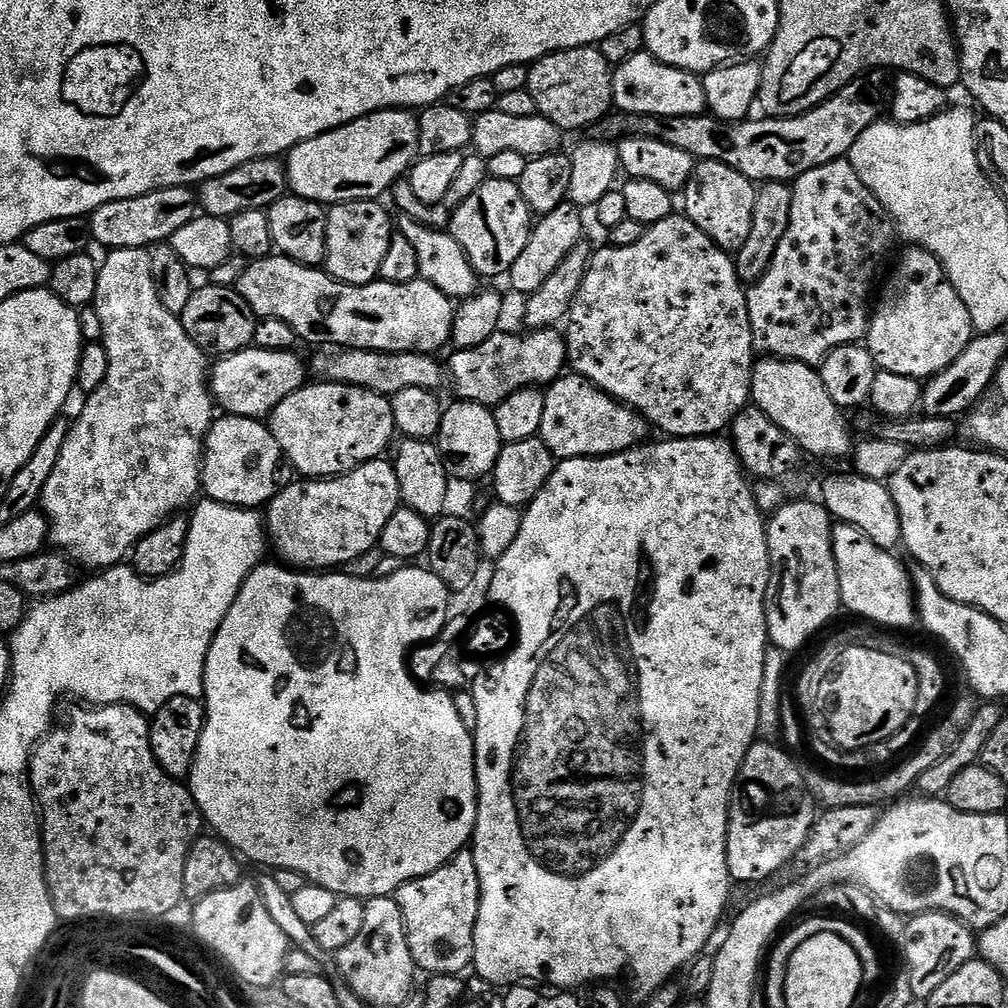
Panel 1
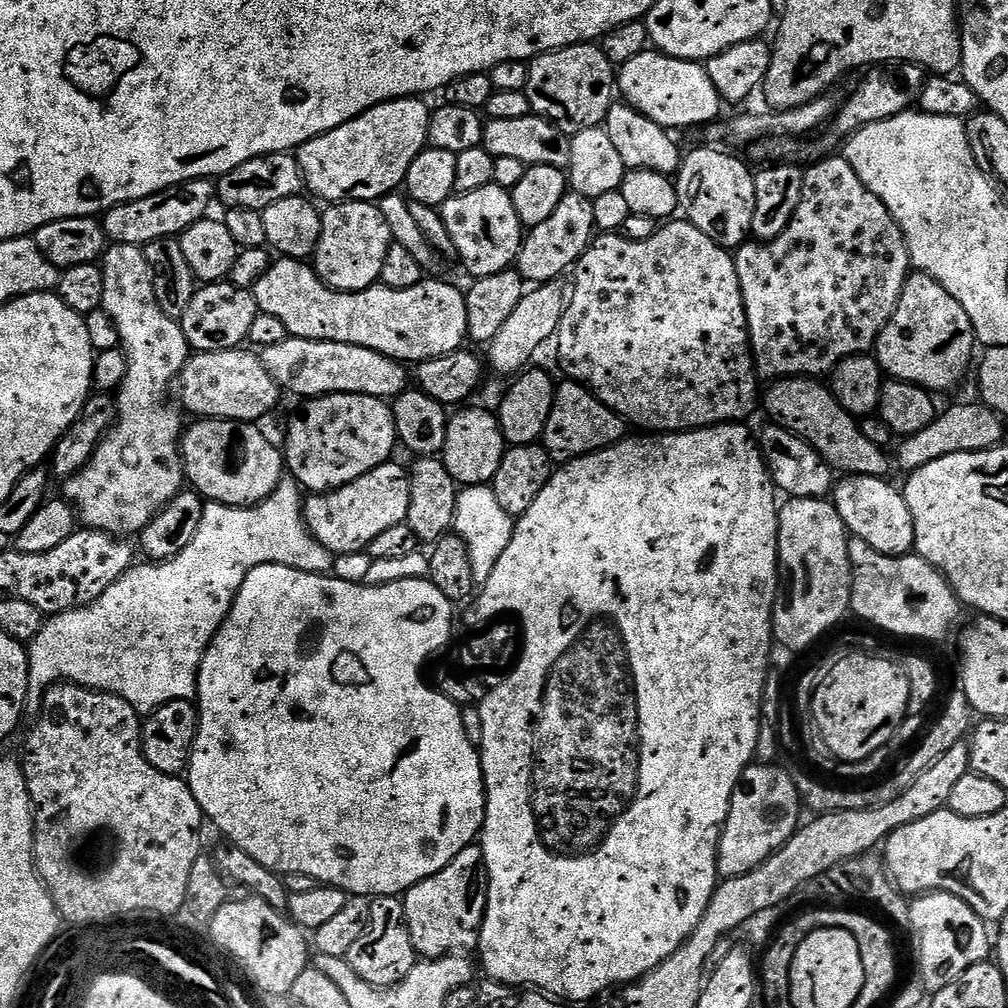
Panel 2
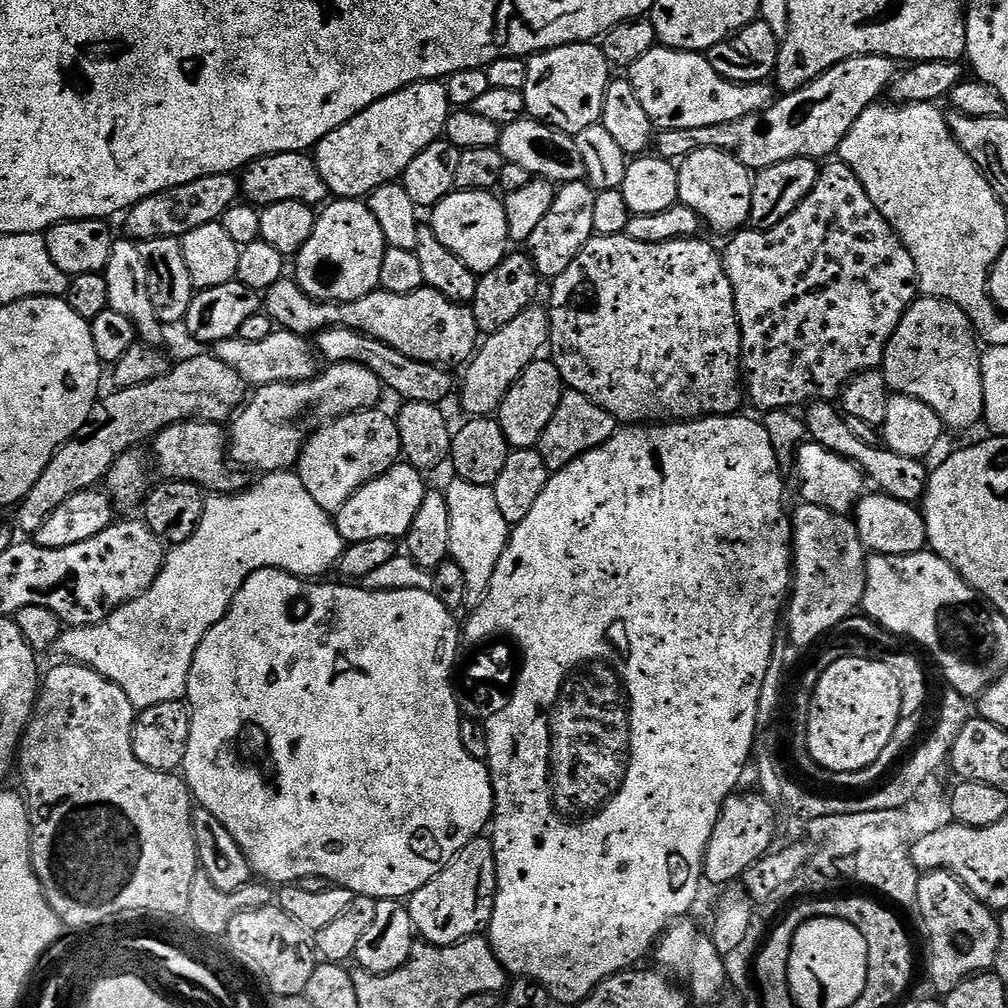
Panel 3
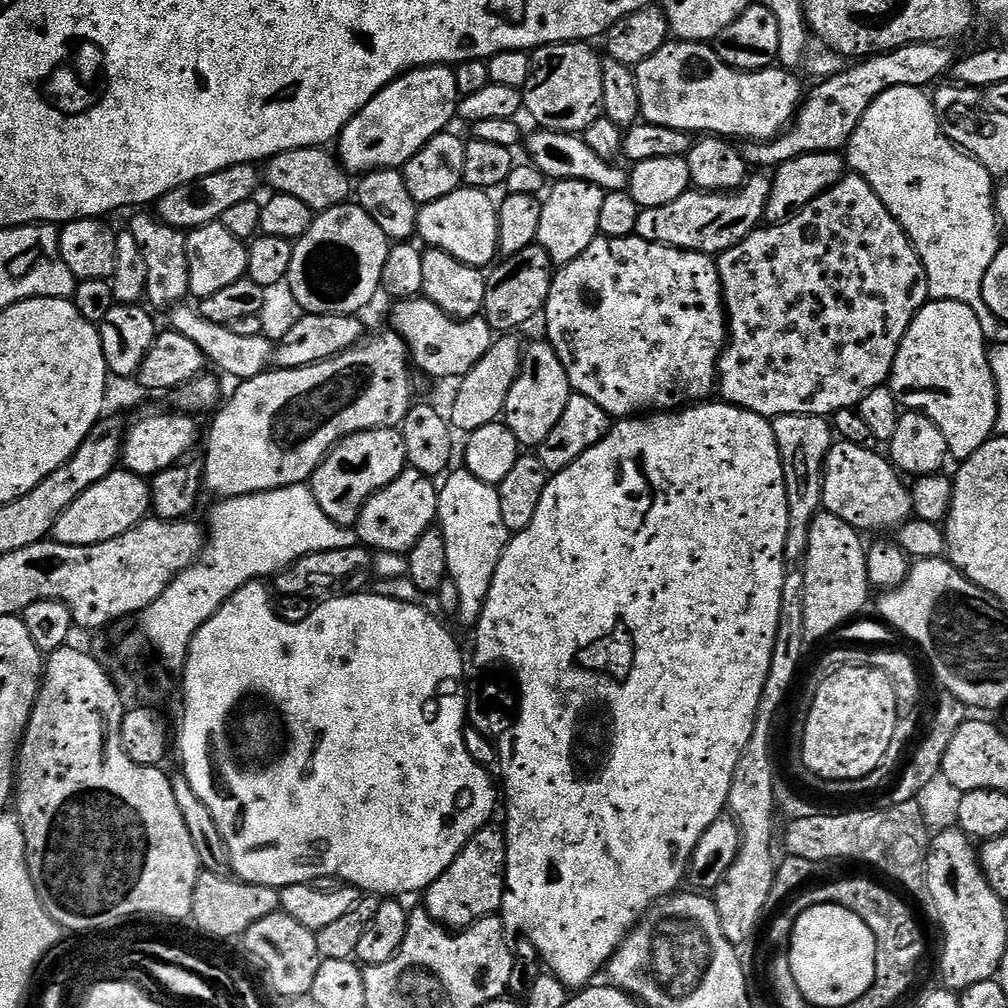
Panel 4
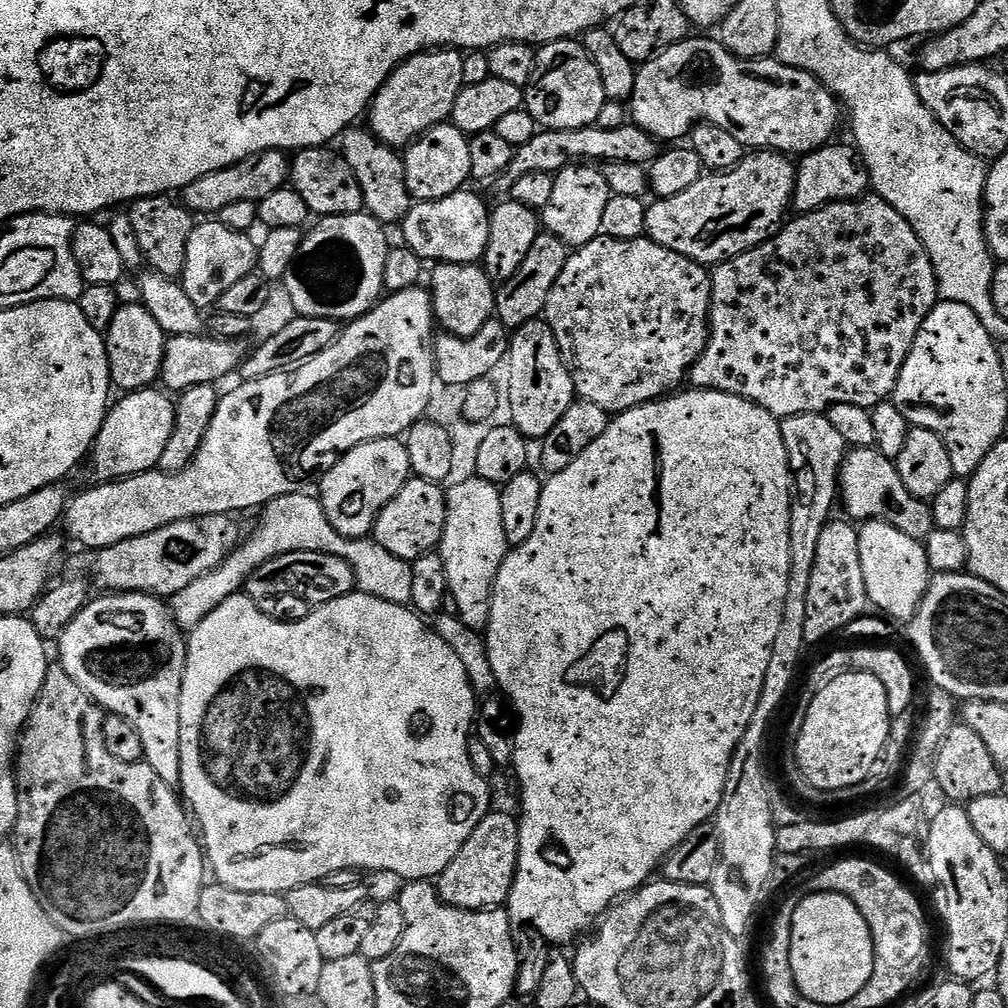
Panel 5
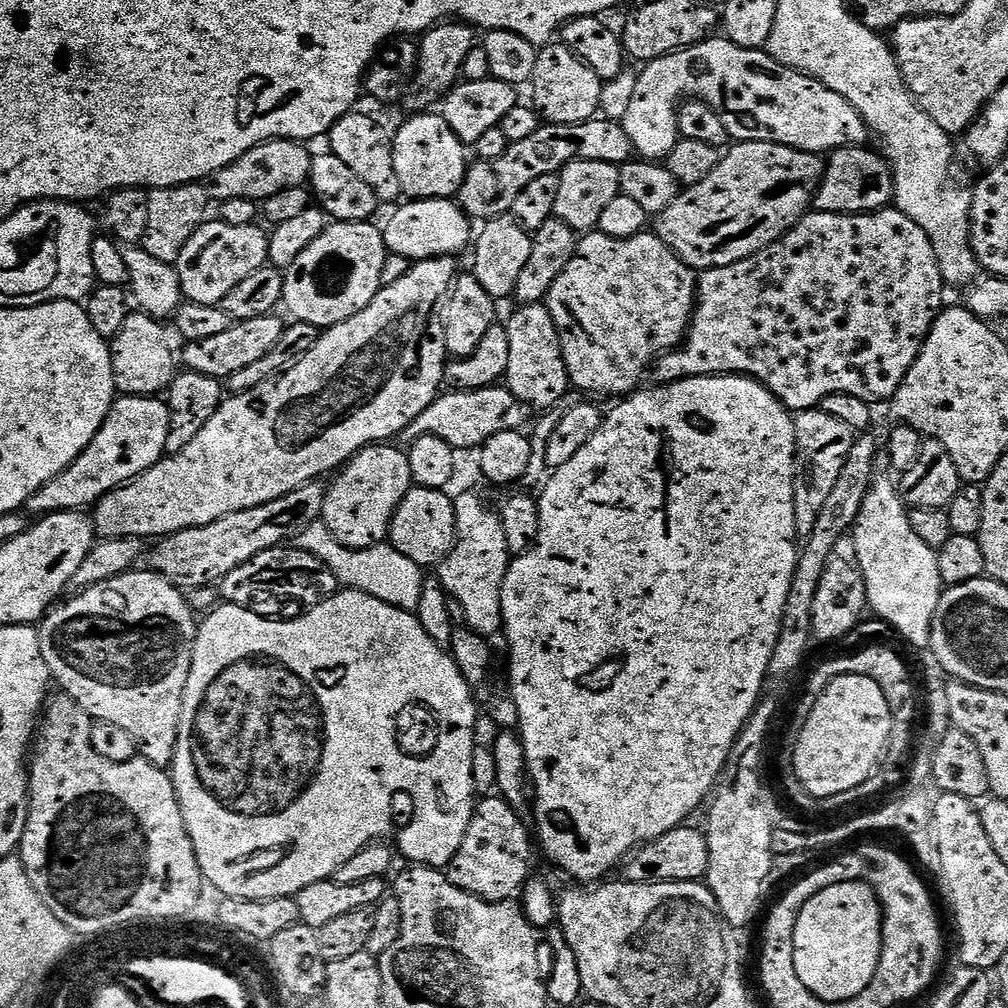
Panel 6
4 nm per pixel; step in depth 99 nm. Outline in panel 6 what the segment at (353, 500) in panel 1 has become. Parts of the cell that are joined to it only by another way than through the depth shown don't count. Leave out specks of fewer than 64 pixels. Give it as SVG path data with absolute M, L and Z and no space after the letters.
M414 486L408 491L406 498L402 498L402 502L396 507L396 513L392 515L392 524L388 528L388 540L392 547L398 550L398 554L406 554L406 558L410 558L410 562L414 562L425 570L431 570L431 568L435 569L448 557L450 550L454 546L454 542L456 541L456 502L447 497L442 488L417 488Z

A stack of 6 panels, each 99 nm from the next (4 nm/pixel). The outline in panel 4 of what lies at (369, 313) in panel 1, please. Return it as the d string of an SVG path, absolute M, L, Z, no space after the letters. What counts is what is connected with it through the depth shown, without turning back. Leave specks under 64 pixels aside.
M417 298L401 300L393 303L391 331L398 333L407 344L410 360L428 376L436 380L452 380L466 375L471 368L490 350L494 333L490 325L484 321L483 315L469 320L456 320L446 315L434 302Z

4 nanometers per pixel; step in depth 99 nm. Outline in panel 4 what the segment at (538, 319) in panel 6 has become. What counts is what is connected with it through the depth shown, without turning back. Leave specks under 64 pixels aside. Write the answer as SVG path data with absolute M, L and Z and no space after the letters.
M547 342L532 344L529 348L527 345L520 357L520 373L506 398L502 423L525 449L539 449L540 444L546 442L550 430L554 430L558 418L562 418L562 410L566 410L566 402L572 395L570 378L566 378L566 370L552 345Z

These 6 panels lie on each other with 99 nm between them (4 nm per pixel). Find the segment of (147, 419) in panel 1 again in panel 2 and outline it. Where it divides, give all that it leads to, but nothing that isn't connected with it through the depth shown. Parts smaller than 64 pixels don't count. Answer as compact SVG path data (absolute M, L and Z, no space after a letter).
M112 244L102 257L102 307L114 322L120 335L120 347L126 358L126 378L114 393L114 423L100 439L94 454L72 476L63 481L63 499L76 511L79 523L93 532L106 532L117 538L132 538L143 530L185 487L184 461L180 459L182 412L175 403L168 404L168 391L180 379L190 349L186 334L178 320L162 314L158 298L154 298L154 282L150 262L138 244Z

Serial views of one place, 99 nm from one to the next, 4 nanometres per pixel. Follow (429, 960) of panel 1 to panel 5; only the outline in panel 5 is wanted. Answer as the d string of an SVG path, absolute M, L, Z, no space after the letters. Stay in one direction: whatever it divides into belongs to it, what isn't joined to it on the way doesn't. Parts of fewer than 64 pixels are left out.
M489 811L488 815L474 826L474 834L466 838L462 850L442 870L435 881L438 894L450 906L471 912L500 910L508 903L508 895L516 877L518 866L518 838L520 822L508 812Z

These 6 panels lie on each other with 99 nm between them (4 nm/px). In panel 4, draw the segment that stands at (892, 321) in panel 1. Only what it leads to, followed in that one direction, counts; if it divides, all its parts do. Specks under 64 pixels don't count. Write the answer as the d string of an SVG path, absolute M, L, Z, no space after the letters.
M929 299L918 310L898 346L890 387L901 409L922 413L942 430L953 461L970 458L970 454L993 439L998 394L982 322L978 322L970 306L953 300Z

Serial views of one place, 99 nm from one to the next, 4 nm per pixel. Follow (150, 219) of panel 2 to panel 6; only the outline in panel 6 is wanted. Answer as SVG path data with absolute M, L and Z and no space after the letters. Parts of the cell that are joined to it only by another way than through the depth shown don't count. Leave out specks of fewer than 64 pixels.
M268 140L250 149L242 158L222 166L206 181L208 198L212 202L223 202L230 198L250 198L262 202L282 190L303 188L312 179L312 157L309 145L298 140Z

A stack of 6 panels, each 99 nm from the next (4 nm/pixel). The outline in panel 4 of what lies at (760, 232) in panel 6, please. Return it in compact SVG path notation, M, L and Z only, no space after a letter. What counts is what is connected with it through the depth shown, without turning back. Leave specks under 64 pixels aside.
M752 174L734 192L689 190L682 194L682 198L674 198L674 202L666 206L640 209L635 235L641 236L646 242L719 257L720 253L738 246L738 242L761 227L771 185L772 181L767 175Z

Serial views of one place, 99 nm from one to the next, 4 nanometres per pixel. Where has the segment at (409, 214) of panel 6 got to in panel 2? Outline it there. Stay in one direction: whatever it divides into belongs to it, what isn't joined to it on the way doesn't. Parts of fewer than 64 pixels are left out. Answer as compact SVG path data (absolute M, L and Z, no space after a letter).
M491 183L470 194L453 194L438 211L446 222L446 230L450 230L450 238L454 238L459 263L464 263L469 277L507 272L515 265L526 232L518 218L518 210L514 210L509 189Z

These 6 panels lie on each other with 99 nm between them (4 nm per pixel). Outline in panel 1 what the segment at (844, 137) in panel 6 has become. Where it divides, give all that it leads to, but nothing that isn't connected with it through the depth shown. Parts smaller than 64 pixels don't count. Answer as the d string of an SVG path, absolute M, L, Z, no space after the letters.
M646 50L615 65L612 74L612 103L621 113L629 116L666 118L682 118L686 114L703 116L708 106L704 82L697 73L666 66L666 62L654 58Z

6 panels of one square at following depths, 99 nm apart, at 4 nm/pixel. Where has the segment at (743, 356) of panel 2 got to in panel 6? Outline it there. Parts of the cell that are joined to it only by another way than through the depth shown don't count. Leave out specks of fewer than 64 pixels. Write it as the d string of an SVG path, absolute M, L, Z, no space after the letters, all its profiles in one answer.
M593 230L579 237L576 245L574 258L570 258L570 266L558 274L558 282L550 286L546 307L550 318L554 318L554 326L558 330L560 339L560 349L566 362L568 378L573 389L579 390L585 394L593 392L596 396L616 396L615 398L624 398L637 391L641 387L640 379L649 375L650 369L665 352L671 352L674 348L679 348L684 342L684 337L688 334L688 328L692 325L692 313L696 311L696 290L698 287L698 276L693 269L689 268L651 231L645 230L638 233L634 238L619 240L610 238L598 230Z

